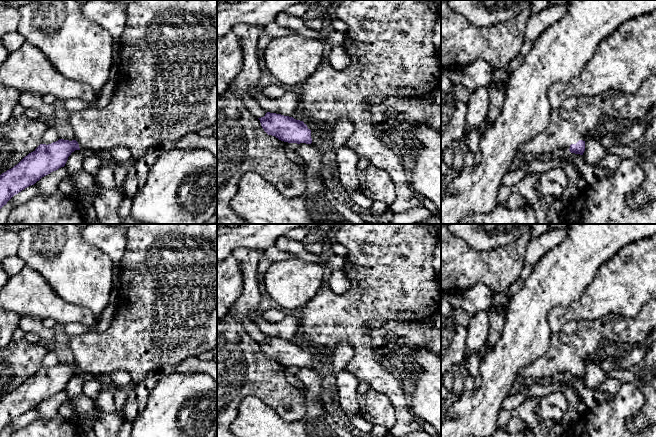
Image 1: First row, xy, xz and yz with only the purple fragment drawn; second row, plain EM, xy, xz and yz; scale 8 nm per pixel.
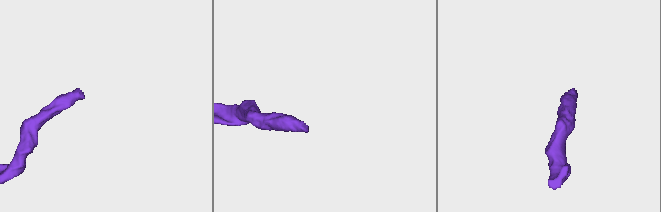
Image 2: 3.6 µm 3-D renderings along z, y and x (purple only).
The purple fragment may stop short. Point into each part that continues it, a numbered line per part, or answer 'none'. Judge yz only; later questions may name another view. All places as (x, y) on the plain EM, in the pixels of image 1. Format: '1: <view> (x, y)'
1: yz (566, 351)

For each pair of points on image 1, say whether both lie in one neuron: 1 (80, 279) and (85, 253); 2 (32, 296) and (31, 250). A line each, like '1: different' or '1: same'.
1: same
2: different

